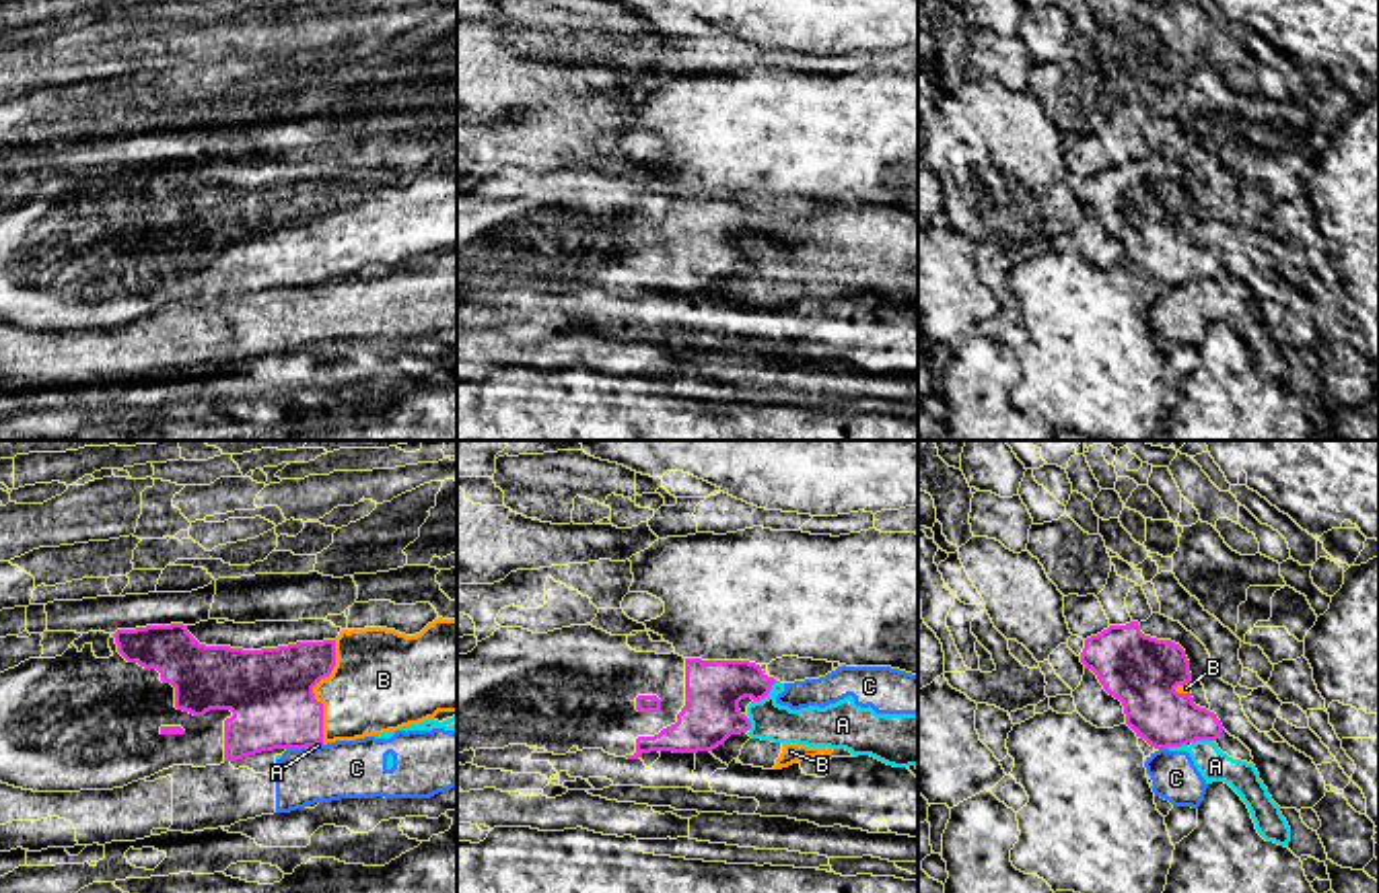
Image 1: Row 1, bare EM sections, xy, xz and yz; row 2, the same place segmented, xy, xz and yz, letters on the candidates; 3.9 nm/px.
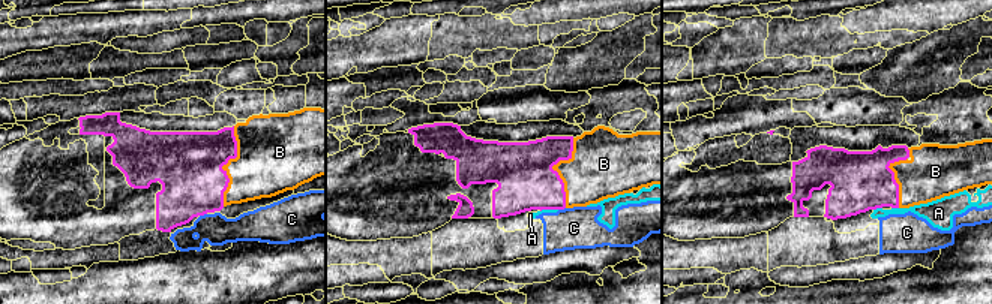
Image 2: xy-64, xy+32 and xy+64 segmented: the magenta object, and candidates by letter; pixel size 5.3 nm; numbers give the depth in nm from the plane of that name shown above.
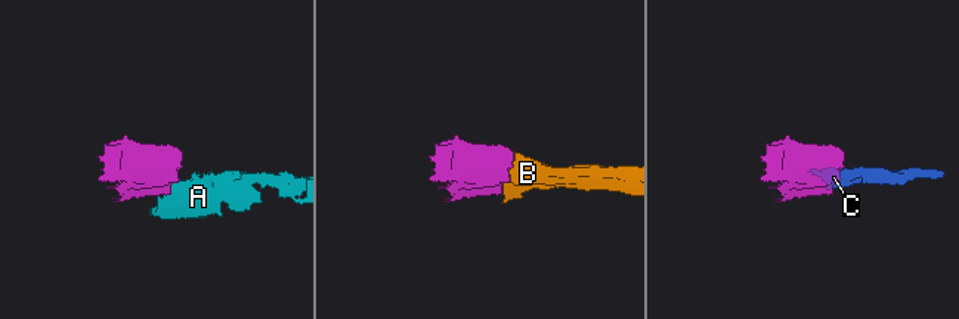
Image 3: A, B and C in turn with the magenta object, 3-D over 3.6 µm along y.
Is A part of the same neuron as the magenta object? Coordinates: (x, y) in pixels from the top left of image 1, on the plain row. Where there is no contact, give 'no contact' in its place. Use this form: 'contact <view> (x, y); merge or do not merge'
contact xz (766, 233); do not merge

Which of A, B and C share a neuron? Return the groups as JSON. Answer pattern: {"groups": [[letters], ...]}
{"groups": [["A", "C"], ["B"]]}

